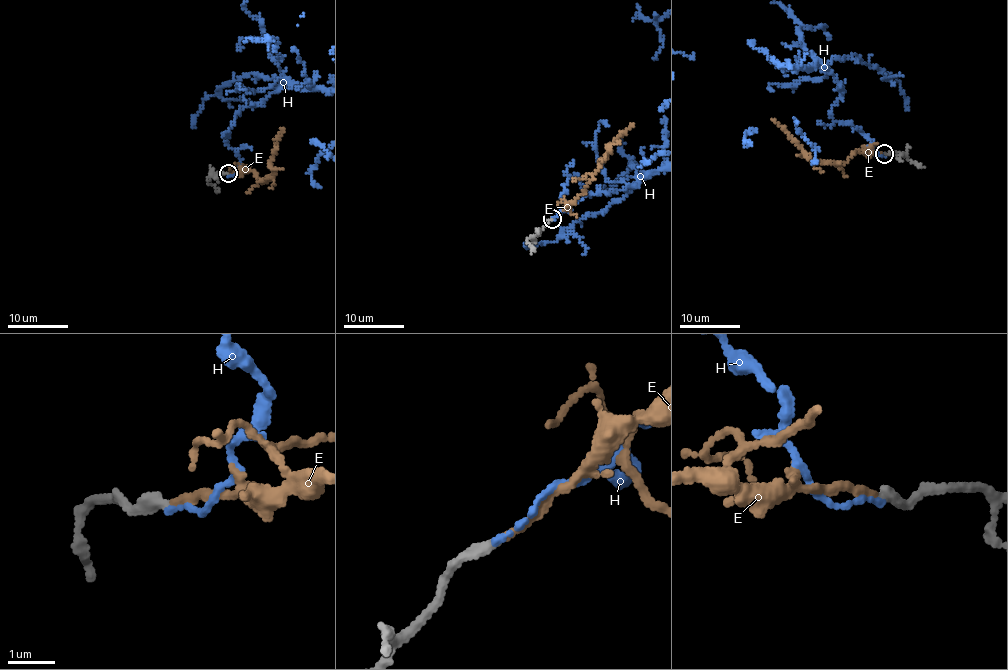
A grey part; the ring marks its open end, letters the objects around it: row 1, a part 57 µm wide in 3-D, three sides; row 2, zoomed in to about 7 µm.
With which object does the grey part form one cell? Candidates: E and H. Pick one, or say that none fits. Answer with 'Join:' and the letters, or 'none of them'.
Join: E

